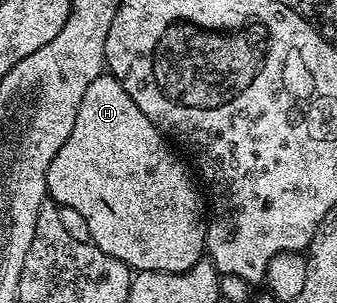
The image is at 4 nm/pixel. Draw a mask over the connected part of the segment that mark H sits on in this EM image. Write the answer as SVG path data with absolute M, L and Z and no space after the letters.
M104 72L97 78L93 78L93 82L89 82L89 90L85 90L85 98L81 98L81 106L77 110L77 122L73 122L73 130L69 134L69 138L65 138L65 146L61 146L61 150L57 150L57 154L49 166L47 195L56 204L72 208L77 210L77 214L82 214L85 217L85 223L89 226L90 243L96 244L106 256L112 256L125 262L128 268L135 272L188 272L204 257L206 251L205 202L204 199L202 202L201 194L189 172L189 170L191 171L190 165L187 166L179 160L174 151L176 152L176 149L169 143L168 137L160 132L152 120L145 118L145 114L141 114L141 106L137 106L137 102L133 102L133 98L129 98L129 94L125 94L125 86L121 86L121 82L117 82L115 76Z

